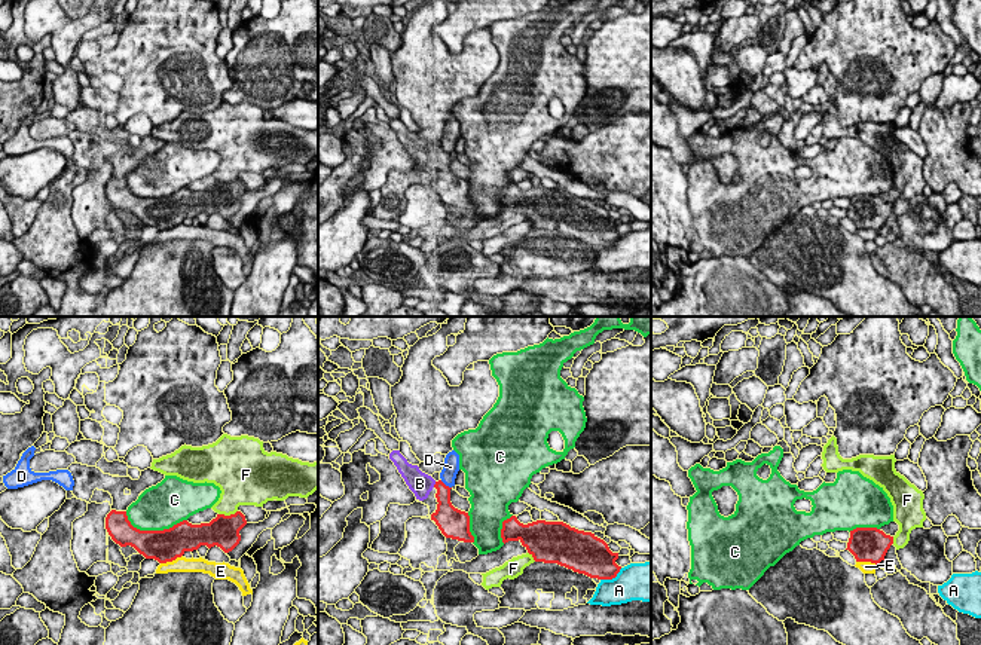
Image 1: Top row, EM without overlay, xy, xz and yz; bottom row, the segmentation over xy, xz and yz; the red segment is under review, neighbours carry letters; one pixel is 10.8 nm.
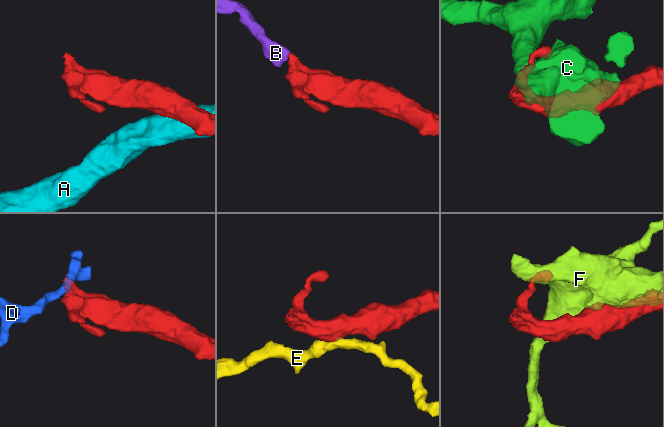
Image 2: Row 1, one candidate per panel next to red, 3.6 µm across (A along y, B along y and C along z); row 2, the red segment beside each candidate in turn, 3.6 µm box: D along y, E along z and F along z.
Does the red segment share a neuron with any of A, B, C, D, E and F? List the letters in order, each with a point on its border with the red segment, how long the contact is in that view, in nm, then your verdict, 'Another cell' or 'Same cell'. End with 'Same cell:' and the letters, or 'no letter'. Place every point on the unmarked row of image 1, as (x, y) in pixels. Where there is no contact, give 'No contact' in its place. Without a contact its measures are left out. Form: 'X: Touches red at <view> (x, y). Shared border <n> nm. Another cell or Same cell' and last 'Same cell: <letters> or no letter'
A: Touches red at xz (611, 245). Shared border 280 nm. Another cell
B: Touches red at xz (434, 152). Shared border 70 nm. Same cell
C: Touches red at xy (153, 198). Shared border 700 nm. Another cell
D: Touches red at xz (445, 152). Shared border 150 nm. Another cell
E: Touches red at xy (171, 228). Shared border 260 nm. Another cell
F: Touches red at xy (228, 183). Shared border 220 nm. Another cell
Same cell: B

